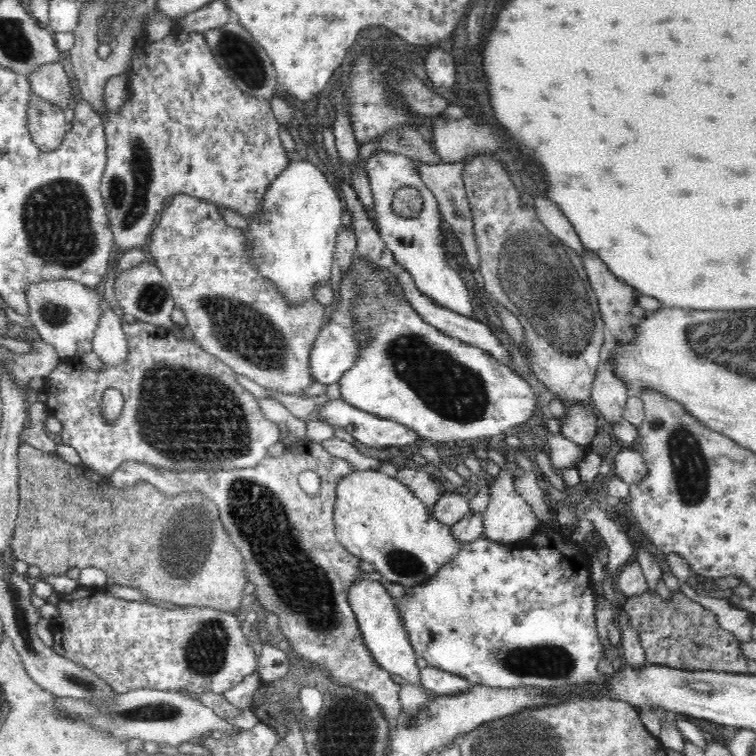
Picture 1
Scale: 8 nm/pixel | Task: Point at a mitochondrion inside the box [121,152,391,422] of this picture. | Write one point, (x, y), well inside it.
(237, 327)

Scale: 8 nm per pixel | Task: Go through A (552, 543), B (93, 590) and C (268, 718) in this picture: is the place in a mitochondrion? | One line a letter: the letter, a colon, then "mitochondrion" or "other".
A: other
B: other
C: other

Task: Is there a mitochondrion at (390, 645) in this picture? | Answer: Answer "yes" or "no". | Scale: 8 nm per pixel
no

